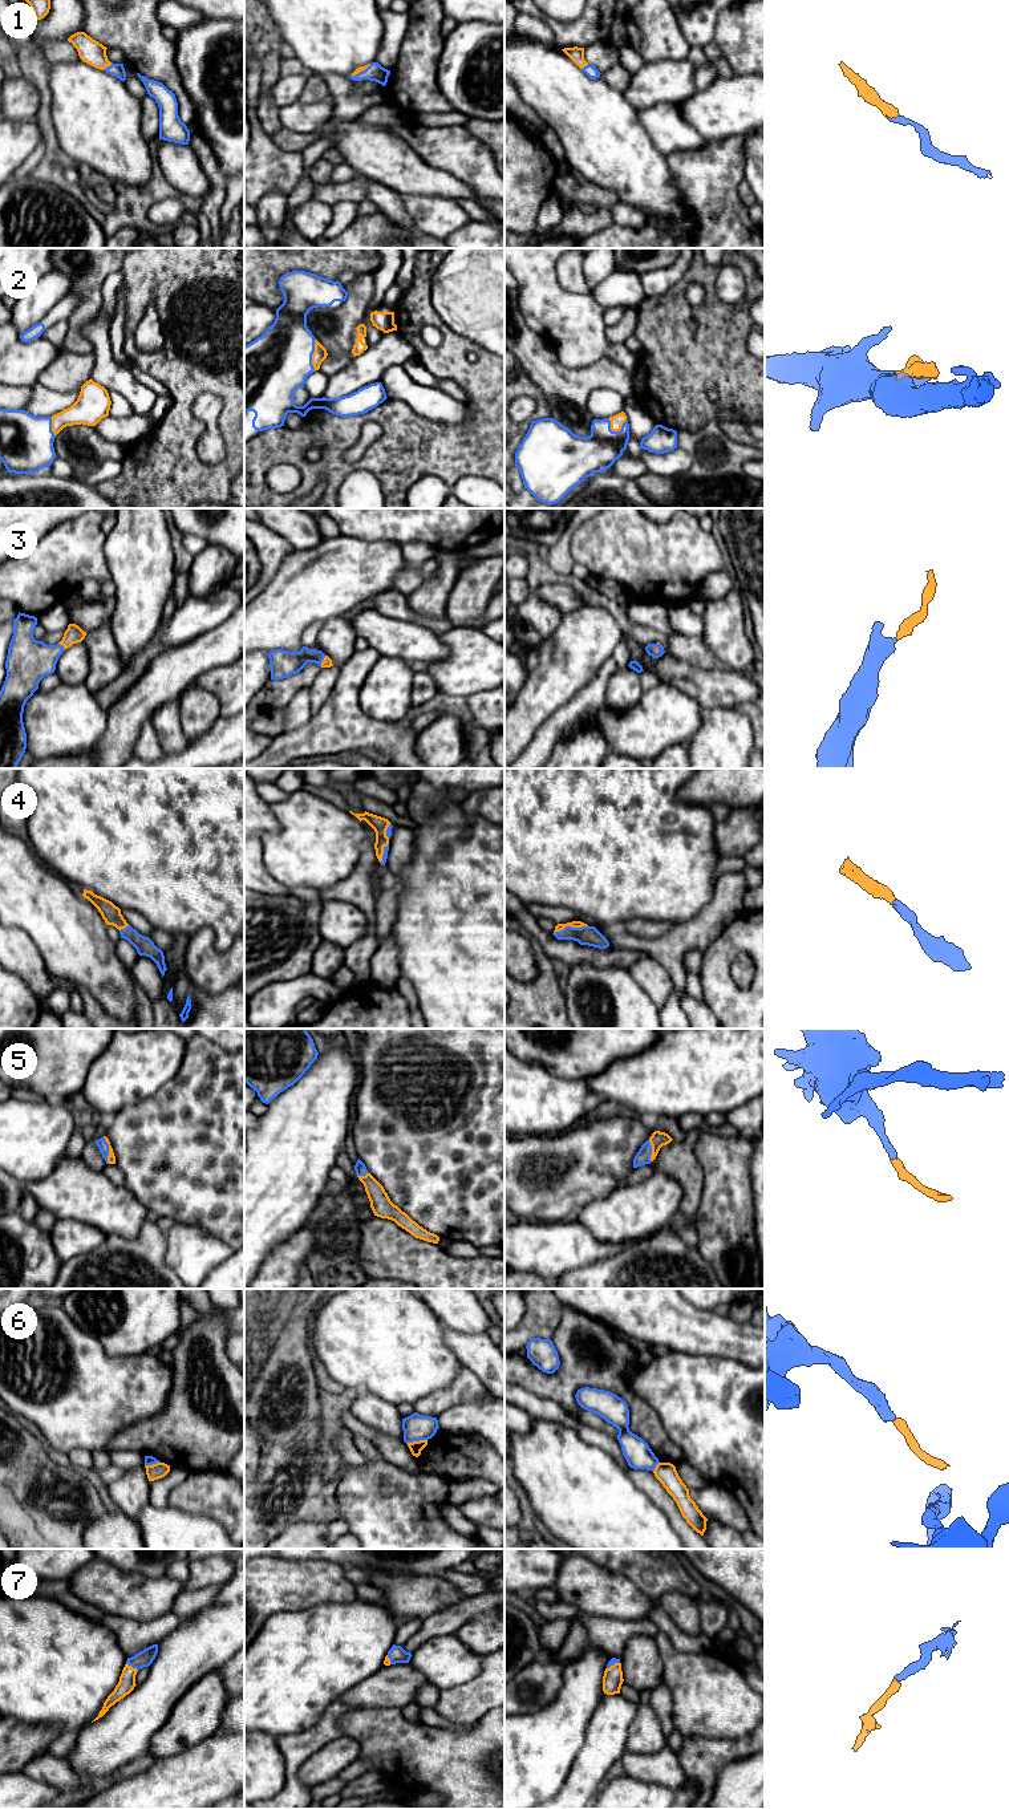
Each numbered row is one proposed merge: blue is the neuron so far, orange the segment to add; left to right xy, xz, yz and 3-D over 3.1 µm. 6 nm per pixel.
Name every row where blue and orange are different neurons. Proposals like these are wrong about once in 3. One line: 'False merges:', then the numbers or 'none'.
False merges: 6

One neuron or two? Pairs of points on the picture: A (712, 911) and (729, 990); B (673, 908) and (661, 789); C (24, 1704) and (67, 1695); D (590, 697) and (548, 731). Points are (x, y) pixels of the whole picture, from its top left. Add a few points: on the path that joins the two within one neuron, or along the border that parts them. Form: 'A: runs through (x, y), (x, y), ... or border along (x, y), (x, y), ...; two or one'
A: border along (738, 913), (704, 950); two
B: runs through (669, 879), (661, 869), (661, 818); one
C: runs through (35, 1702), (41, 1702), (48, 1695), (56, 1695); one
D: runs through (579, 704), (559, 721); one

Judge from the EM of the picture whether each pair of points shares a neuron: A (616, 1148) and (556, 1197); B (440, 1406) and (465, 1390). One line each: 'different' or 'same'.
A: same
B: same

